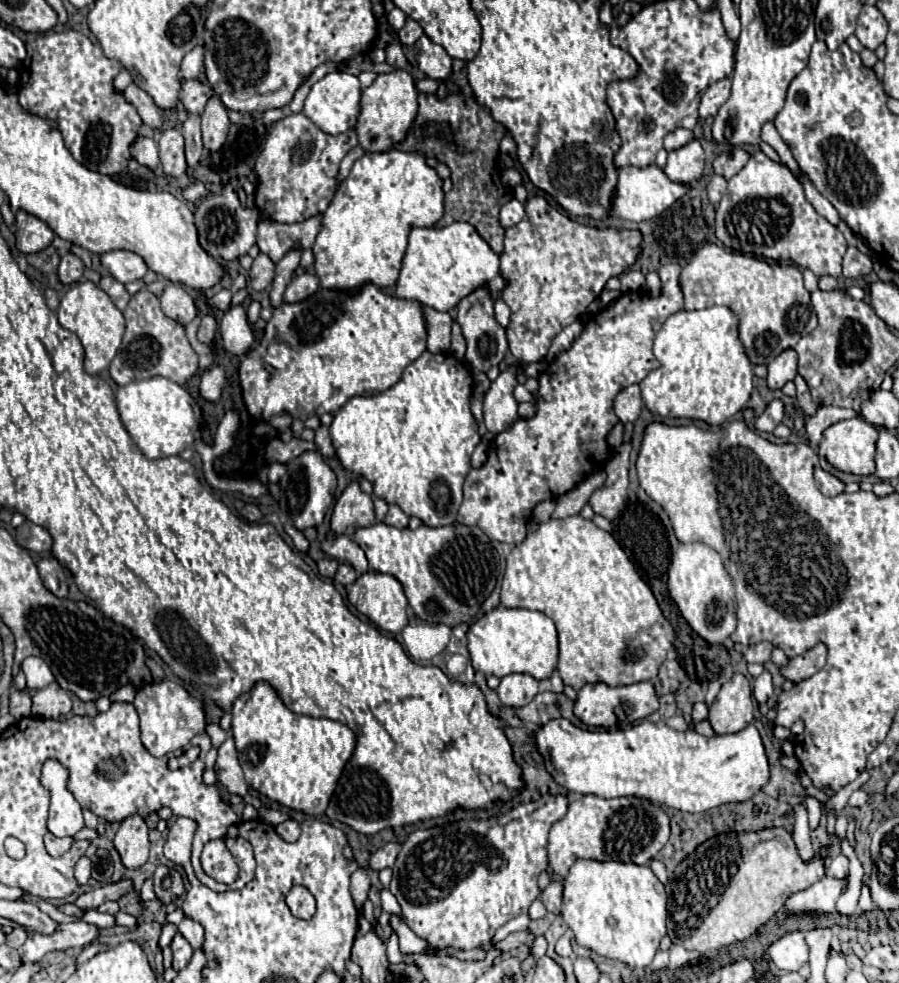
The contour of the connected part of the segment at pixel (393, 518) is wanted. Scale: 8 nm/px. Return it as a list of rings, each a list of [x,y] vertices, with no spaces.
[[[389,505],[389,511],[387,511],[383,523],[385,523],[385,525],[393,525],[393,527],[403,529],[403,527],[407,527],[409,517],[407,517],[407,515],[397,507],[397,505]]]

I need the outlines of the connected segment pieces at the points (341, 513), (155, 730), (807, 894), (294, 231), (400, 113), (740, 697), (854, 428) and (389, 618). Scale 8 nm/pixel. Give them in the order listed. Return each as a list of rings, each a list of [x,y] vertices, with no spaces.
[[[359,483],[347,485],[347,489],[341,493],[341,497],[335,503],[333,515],[331,515],[331,531],[335,535],[353,535],[359,527],[375,525],[375,513],[373,513],[373,499],[371,495],[363,493]]]
[[[165,679],[163,683],[149,683],[141,687],[137,691],[133,705],[141,721],[141,741],[153,757],[163,757],[169,751],[183,749],[185,745],[189,745],[193,735],[203,731],[207,723],[203,713],[203,703],[191,697],[183,687],[179,687],[169,679]]]
[[[825,875],[821,881],[817,881],[809,889],[805,889],[801,893],[793,893],[793,897],[787,897],[785,909],[791,915],[833,913],[835,901],[839,899],[843,887],[845,887],[845,881],[839,881],[839,879]]]
[[[315,215],[303,223],[293,223],[293,225],[283,225],[275,221],[259,221],[257,245],[261,253],[269,255],[269,259],[277,263],[293,247],[309,249],[319,231],[321,231],[321,215]]]
[[[401,69],[387,75],[377,75],[373,85],[363,89],[361,95],[361,117],[355,125],[359,145],[369,153],[383,153],[385,149],[391,149],[393,145],[405,139],[405,133],[415,121],[415,115],[417,115],[417,89],[413,77]]]
[[[737,673],[733,675],[731,681],[723,683],[715,703],[709,707],[709,723],[713,727],[713,731],[717,735],[723,735],[723,733],[737,733],[741,729],[745,729],[749,723],[753,721],[753,699],[751,699],[751,687],[749,687],[749,681],[745,675]]]
[[[853,417],[831,425],[819,443],[819,453],[839,471],[853,475],[873,475],[875,473],[875,443],[877,429]]]
[[[367,571],[357,581],[363,587],[363,601],[357,611],[367,615],[381,629],[397,635],[409,623],[407,597],[403,585],[393,577],[377,571]]]

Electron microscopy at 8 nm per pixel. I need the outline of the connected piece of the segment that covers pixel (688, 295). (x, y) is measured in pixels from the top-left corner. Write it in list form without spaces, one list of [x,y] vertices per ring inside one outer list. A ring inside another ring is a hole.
[[[718,245],[701,247],[695,257],[681,269],[681,291],[685,297],[683,309],[703,309],[711,305],[725,305],[729,307],[739,319],[739,337],[745,347],[745,353],[753,365],[767,365],[773,357],[777,357],[787,347],[795,347],[803,333],[811,333],[817,327],[817,315],[811,307],[809,291],[803,287],[803,275],[797,267],[791,265],[769,265],[767,261],[759,261],[755,257],[747,257],[739,251],[733,251]]]

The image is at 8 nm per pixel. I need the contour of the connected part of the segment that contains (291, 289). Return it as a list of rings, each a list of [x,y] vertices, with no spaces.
[[[299,271],[291,279],[291,283],[289,283],[287,291],[285,291],[285,303],[305,301],[305,297],[313,295],[317,289],[319,289],[319,279],[309,271]]]

